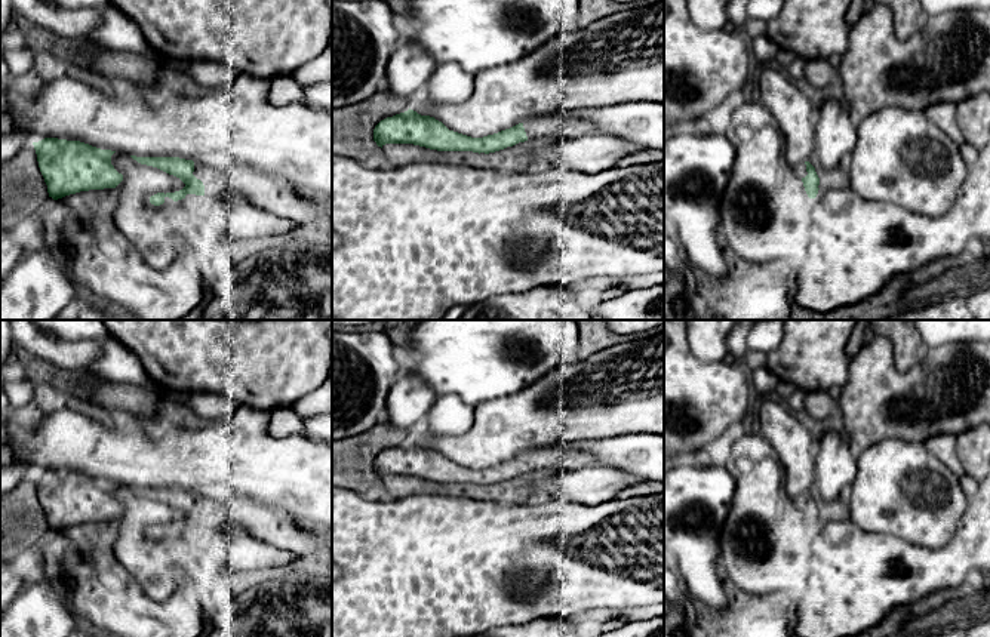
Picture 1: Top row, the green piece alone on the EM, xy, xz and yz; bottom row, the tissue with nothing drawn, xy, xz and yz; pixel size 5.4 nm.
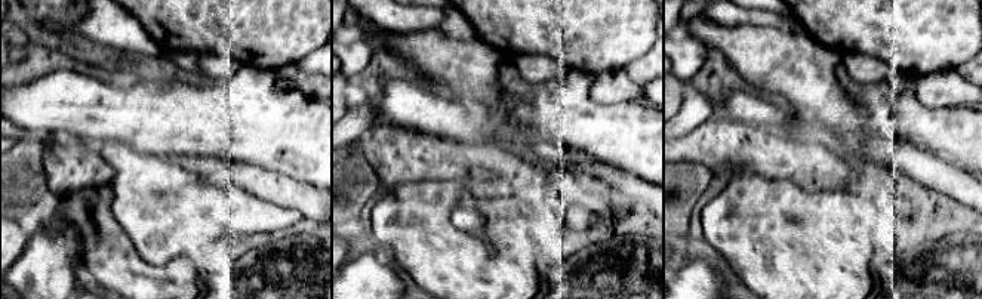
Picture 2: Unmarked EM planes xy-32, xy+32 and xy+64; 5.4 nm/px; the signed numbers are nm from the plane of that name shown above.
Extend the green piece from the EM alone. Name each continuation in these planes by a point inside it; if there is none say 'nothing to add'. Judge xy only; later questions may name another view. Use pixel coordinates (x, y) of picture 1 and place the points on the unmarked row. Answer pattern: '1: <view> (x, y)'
1: xy (270, 525)

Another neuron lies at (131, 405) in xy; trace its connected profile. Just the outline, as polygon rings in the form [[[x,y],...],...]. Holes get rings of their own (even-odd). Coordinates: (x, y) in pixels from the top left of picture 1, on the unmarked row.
[[[89,375],[89,401],[108,410],[120,425],[144,425],[162,431],[159,422],[169,404],[162,387],[139,387],[132,384],[104,381]]]

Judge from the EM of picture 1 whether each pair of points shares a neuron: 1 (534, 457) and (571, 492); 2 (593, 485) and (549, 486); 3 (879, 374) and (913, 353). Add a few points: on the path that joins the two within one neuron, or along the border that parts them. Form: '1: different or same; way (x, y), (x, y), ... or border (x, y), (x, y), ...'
1: different; border (596, 464), (563, 468)
2: same; way (583, 486), (559, 486)
3: different; border (875, 335), (889, 341), (898, 371), (927, 354)

